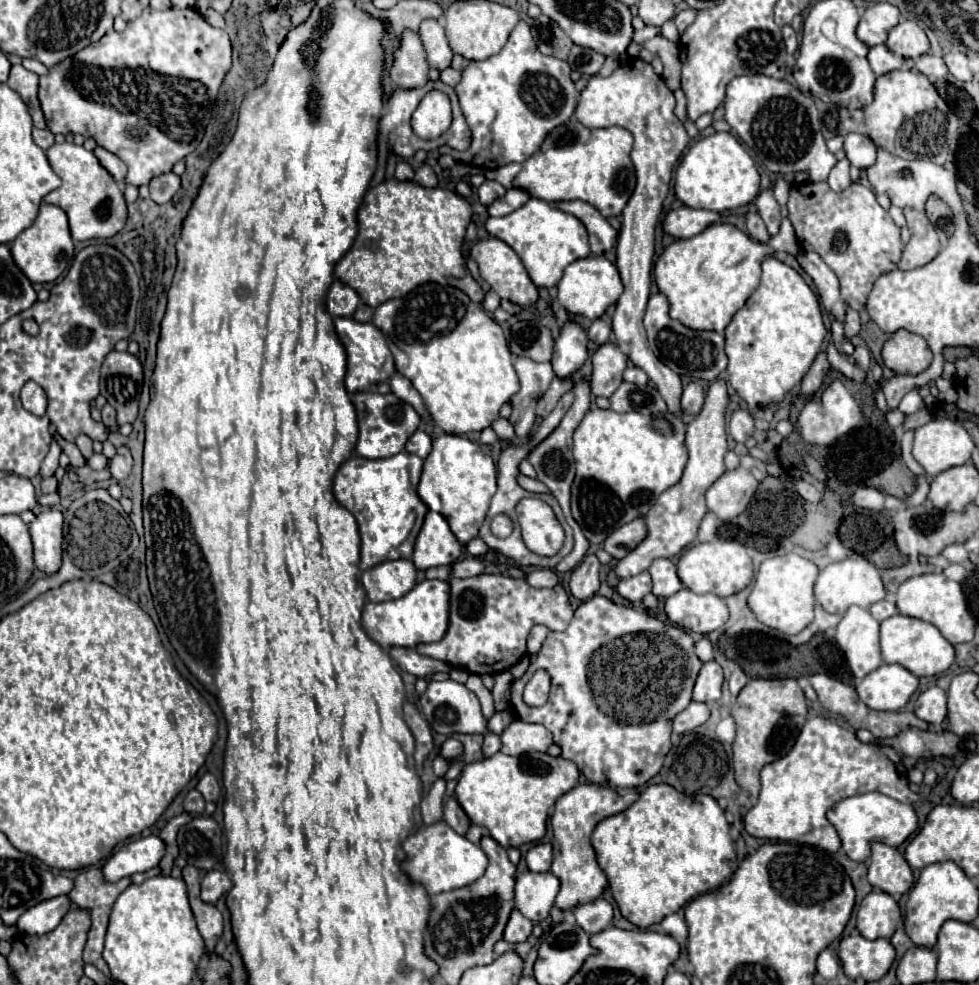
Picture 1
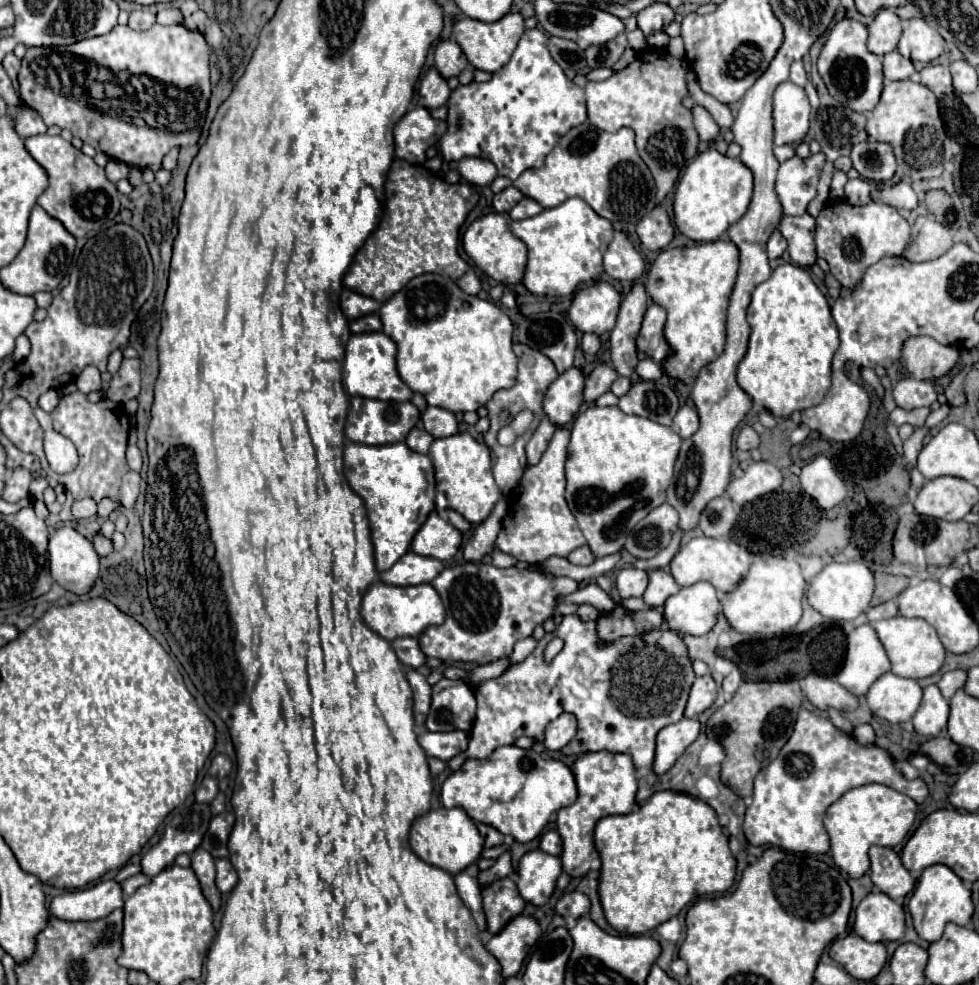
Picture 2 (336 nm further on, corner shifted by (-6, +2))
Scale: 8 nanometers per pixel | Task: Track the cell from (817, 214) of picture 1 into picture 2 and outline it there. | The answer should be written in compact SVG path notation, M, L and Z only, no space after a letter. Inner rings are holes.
M844 201L830 203L816 217L816 253L826 259L830 273L842 283L842 287L852 289L864 271L886 255L902 255L910 239L908 221L886 203L868 203L862 207L848 205Z

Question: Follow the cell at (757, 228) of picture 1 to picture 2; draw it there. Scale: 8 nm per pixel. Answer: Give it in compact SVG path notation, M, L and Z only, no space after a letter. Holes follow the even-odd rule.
M774 231L768 241L768 257L778 259L778 257L782 257L784 251L786 251L786 239L782 237L780 231Z

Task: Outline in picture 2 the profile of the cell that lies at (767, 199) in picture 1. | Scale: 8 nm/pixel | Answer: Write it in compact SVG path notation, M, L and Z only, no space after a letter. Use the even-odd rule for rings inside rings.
M814 153L808 159L794 155L778 169L776 193L780 195L784 215L804 215L808 203L816 197L820 173L824 169L826 155Z

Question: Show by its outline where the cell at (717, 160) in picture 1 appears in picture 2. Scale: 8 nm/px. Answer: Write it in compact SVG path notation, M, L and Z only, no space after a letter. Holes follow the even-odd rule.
M708 149L692 159L676 187L674 223L692 241L716 241L748 209L752 199L752 173L740 159L728 159L716 149Z

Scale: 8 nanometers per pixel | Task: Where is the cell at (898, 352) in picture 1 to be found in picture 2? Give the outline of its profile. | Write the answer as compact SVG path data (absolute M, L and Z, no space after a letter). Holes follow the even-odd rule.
M910 337L902 349L904 367L916 379L938 379L958 363L956 347L940 345L932 337Z

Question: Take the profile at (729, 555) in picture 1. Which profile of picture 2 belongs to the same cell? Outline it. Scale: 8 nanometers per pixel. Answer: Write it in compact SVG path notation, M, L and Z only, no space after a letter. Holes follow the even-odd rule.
M694 537L694 539L682 543L678 553L672 557L670 573L676 579L676 583L682 587L694 585L698 581L708 581L714 585L716 591L728 593L728 591L736 589L736 585L742 581L744 573L748 573L748 565L750 565L750 553L742 545L738 545L730 539Z

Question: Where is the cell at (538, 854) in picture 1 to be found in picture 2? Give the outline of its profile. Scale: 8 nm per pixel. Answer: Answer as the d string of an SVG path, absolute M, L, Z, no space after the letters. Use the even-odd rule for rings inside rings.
M550 829L542 835L540 839L540 849L546 851L546 853L552 853L552 855L560 855L562 853L562 839L558 835L556 829Z

